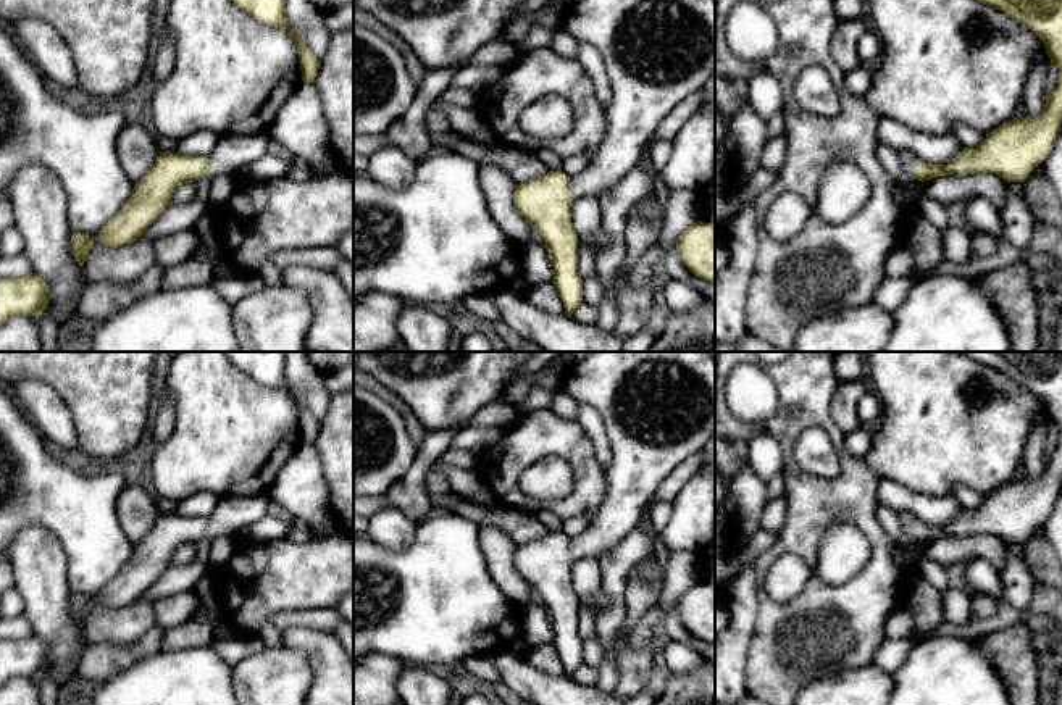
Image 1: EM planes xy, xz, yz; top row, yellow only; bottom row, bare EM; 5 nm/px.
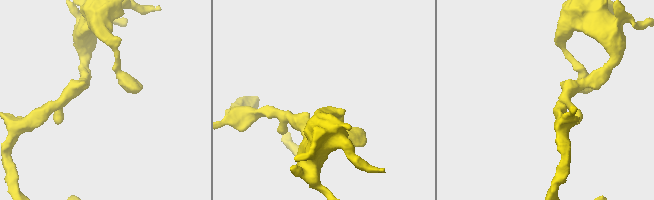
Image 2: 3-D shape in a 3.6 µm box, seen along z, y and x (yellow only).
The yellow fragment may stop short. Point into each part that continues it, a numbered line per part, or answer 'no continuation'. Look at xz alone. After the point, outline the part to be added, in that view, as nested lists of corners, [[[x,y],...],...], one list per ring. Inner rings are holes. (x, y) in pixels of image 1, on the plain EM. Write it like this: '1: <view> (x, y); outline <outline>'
1: xz (657, 407); outline [[[592,352],[570,366],[563,390],[597,410],[613,452],[604,502],[592,523],[570,539],[575,558],[602,560],[639,526],[665,478],[715,434],[715,358],[709,352]]]

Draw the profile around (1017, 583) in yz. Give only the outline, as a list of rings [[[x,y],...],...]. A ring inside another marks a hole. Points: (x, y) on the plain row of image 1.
[[[1007,544],[1006,550],[1007,561],[1001,569],[1002,600],[1025,616],[1031,605],[1035,581],[1020,555],[1020,549]]]

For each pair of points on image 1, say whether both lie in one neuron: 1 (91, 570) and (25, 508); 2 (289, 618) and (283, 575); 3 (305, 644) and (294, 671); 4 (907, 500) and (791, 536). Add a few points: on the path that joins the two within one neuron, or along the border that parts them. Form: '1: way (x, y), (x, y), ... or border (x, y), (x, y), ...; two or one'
1: way (86, 549), (45, 508); one
2: border (325, 607), (275, 612), (255, 633); two
3: border (284, 644), (305, 654), (310, 665), (310, 688); two
4: border (880, 479), (878, 500); two

